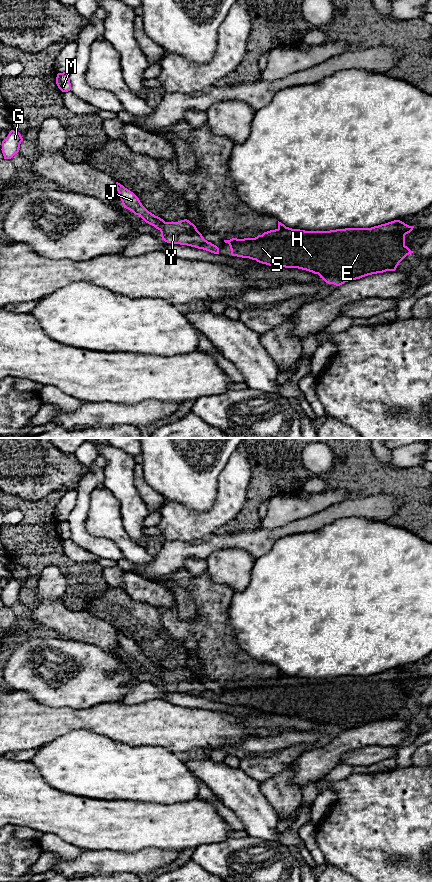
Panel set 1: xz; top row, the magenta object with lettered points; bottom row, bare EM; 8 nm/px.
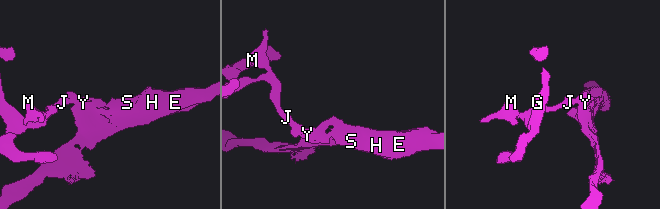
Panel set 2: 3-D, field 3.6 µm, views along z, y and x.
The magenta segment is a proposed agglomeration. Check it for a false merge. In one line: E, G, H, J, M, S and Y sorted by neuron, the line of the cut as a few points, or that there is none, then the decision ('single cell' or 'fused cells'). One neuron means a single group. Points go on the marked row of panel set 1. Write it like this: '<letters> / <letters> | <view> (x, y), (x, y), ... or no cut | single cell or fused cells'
E H S Y / G J M | xz (165, 222), (159, 229) | fused cells

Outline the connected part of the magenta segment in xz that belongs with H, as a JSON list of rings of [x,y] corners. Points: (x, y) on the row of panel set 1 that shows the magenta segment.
[[[394,220],[371,228],[345,228],[330,231],[305,231],[286,227],[278,221],[278,228],[264,232],[255,238],[224,240],[231,249],[231,255],[256,260],[259,263],[274,267],[298,268],[318,274],[328,284],[340,286],[348,281],[362,277],[395,271],[399,263],[409,254],[413,253],[405,245],[405,235],[413,230],[400,220]]]

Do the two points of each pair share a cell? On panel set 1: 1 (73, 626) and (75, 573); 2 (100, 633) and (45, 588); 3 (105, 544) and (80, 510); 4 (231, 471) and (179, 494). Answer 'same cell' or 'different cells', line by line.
1: different cells
2: same cell
3: same cell
4: different cells

